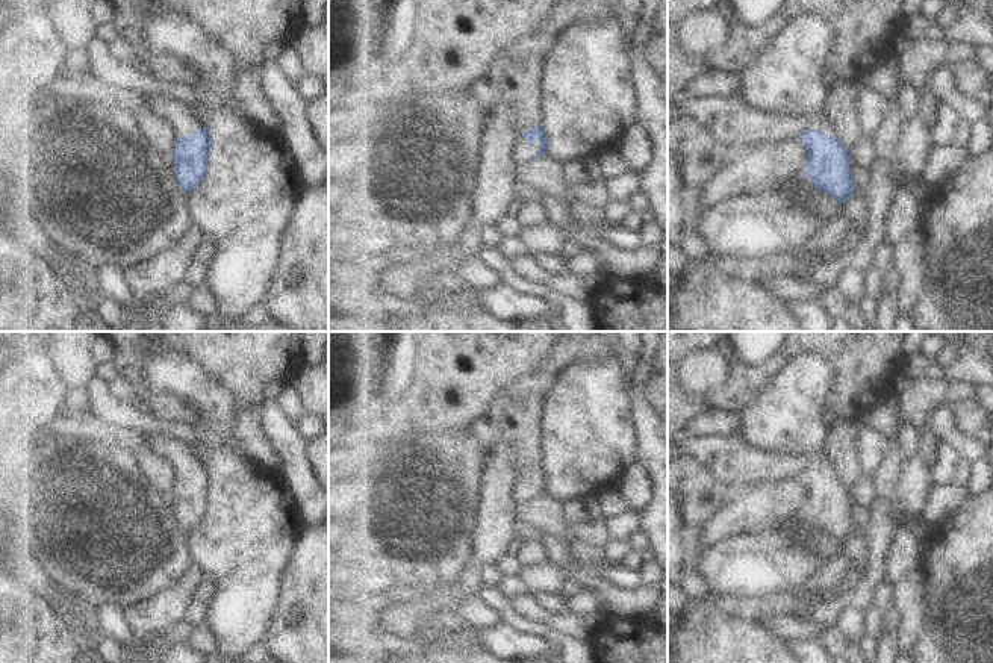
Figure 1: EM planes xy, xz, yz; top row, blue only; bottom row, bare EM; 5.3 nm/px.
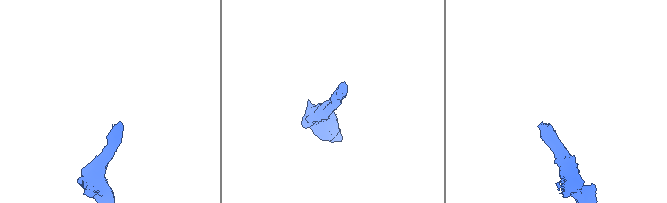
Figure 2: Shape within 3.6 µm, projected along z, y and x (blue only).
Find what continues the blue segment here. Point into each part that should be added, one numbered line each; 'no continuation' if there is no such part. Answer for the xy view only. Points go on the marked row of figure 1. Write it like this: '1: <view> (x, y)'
1: xy (185, 118).

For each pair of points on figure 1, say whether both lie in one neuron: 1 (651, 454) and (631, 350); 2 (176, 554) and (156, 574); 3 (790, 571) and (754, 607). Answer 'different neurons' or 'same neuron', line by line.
1: different neurons
2: same neuron
3: different neurons

